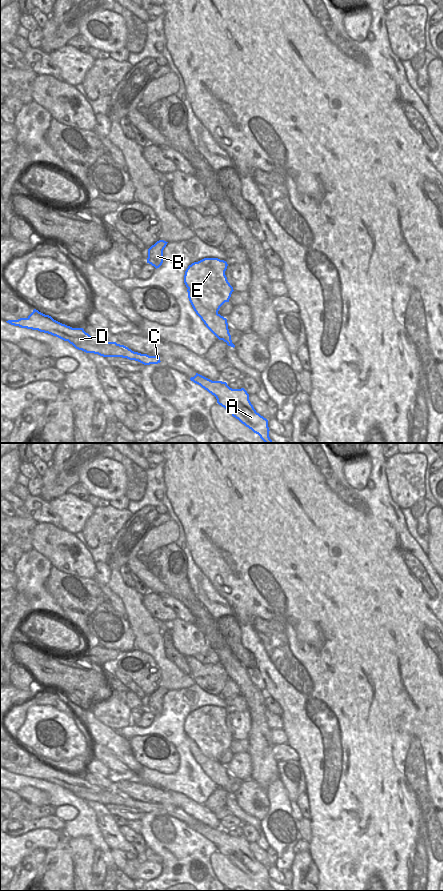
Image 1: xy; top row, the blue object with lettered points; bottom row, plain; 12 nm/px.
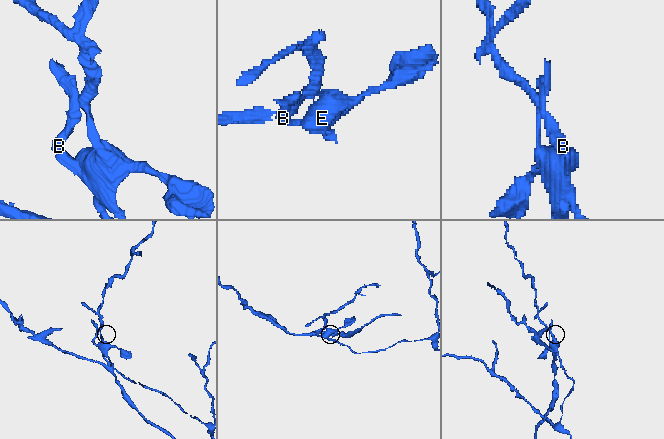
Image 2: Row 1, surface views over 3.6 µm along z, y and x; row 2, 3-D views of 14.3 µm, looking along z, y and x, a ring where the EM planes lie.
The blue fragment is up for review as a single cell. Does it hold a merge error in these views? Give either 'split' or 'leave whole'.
split

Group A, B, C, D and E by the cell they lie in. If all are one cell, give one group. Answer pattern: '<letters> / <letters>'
A C D E / B

